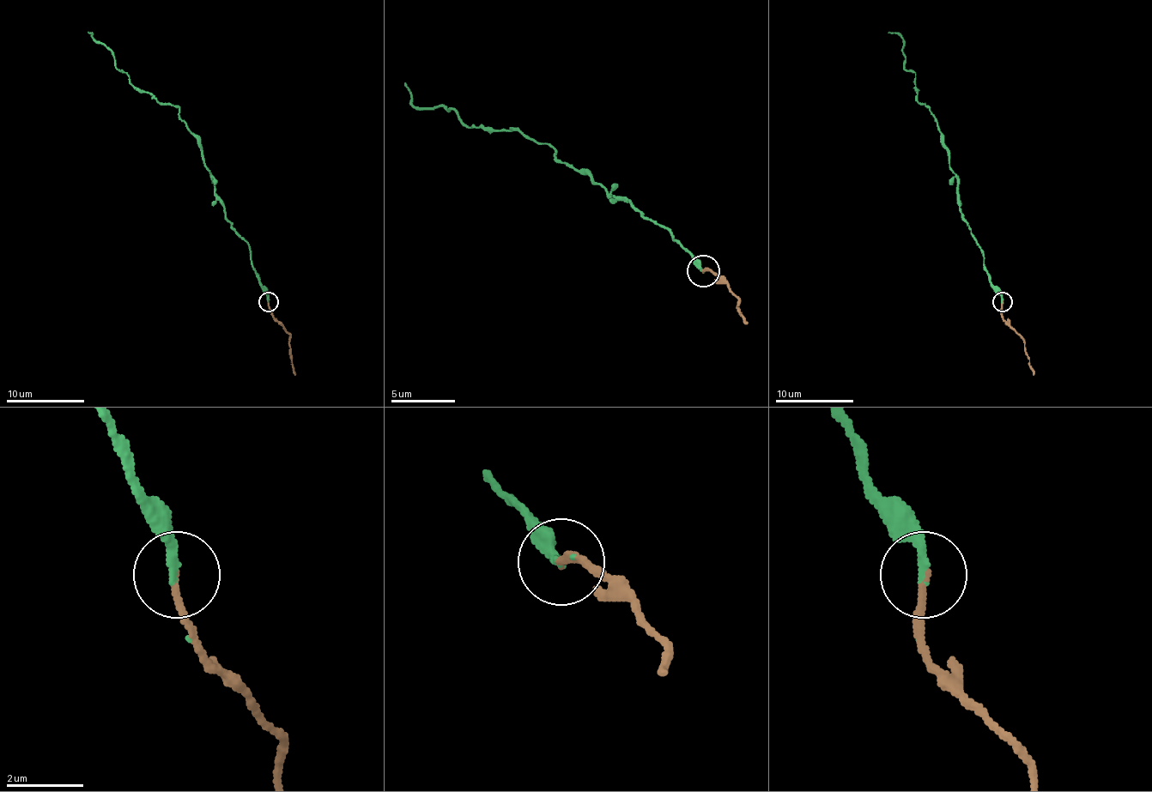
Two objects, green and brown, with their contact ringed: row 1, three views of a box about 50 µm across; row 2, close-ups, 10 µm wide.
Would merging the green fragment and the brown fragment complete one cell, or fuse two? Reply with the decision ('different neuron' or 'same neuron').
same neuron

